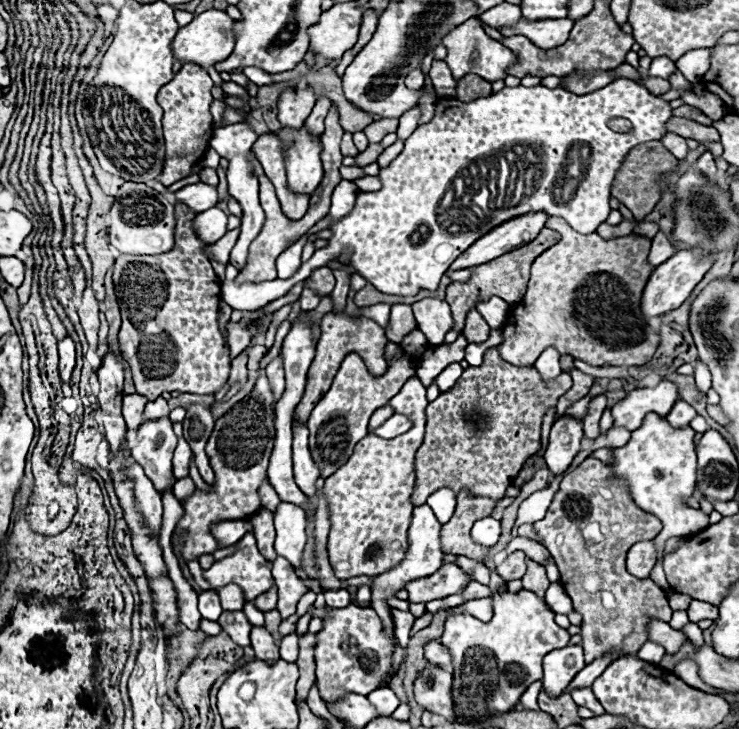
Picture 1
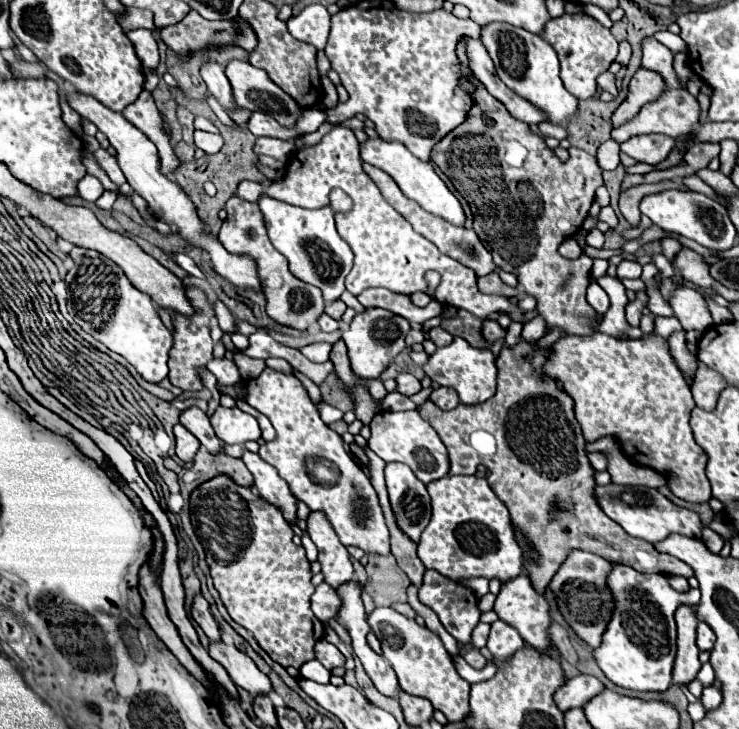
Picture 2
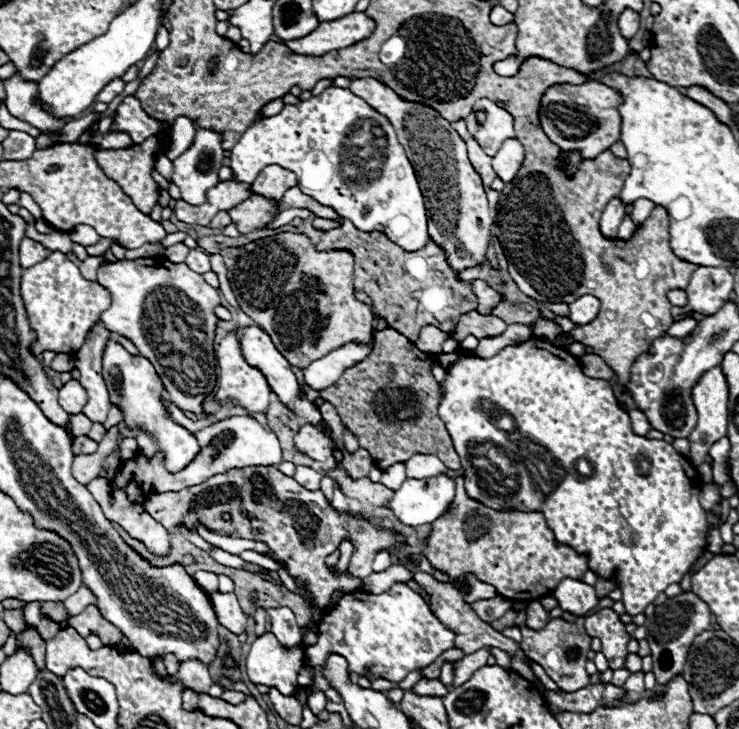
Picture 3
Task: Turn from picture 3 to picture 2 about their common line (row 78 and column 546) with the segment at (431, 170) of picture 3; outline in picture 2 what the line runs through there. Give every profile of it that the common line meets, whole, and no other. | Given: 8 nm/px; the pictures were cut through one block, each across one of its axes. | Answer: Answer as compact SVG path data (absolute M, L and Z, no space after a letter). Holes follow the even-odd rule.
M592 332L588 336L562 336L552 346L552 352L546 354L546 364L542 366L542 370L574 400L576 420L580 422L582 434L586 436L588 444L596 442L598 438L612 436L616 438L622 454L626 454L630 462L652 468L666 476L668 488L674 496L686 502L708 502L712 498L710 482L704 474L706 454L696 444L688 424L690 410L694 408L694 398L670 354L666 338L648 334L638 340L618 340L614 336L606 336L600 332Z

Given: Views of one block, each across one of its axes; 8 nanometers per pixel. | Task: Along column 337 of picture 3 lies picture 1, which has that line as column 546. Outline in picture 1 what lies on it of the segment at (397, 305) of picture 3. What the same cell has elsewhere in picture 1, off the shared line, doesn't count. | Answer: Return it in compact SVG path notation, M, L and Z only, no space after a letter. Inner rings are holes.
M542 228L542 232L538 234L538 238L534 238L532 242L524 244L522 248L516 248L514 252L508 252L506 256L498 256L486 264L480 264L476 268L472 268L472 278L468 282L452 282L448 288L446 288L446 302L450 304L450 312L454 316L454 328L456 332L462 332L462 326L464 326L464 318L466 314L482 300L488 300L490 296L500 296L502 300L506 300L508 304L516 304L522 300L524 292L526 292L526 286L528 286L528 278L530 278L530 264L534 258L538 258L538 254L542 254L546 248L554 246L556 242L560 240L558 232L554 230L548 230L548 228Z

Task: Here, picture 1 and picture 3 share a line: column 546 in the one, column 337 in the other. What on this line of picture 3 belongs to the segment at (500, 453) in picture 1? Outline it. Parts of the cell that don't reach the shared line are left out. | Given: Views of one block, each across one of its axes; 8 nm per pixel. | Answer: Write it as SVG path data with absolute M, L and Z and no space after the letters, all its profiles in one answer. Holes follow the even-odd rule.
M388 328L376 332L376 348L368 360L348 368L340 380L320 392L334 404L346 428L360 438L360 448L366 448L380 470L394 462L406 462L412 454L436 454L446 468L460 470L460 456L454 452L452 438L438 418L440 388L432 374L434 356L420 352L400 332Z

